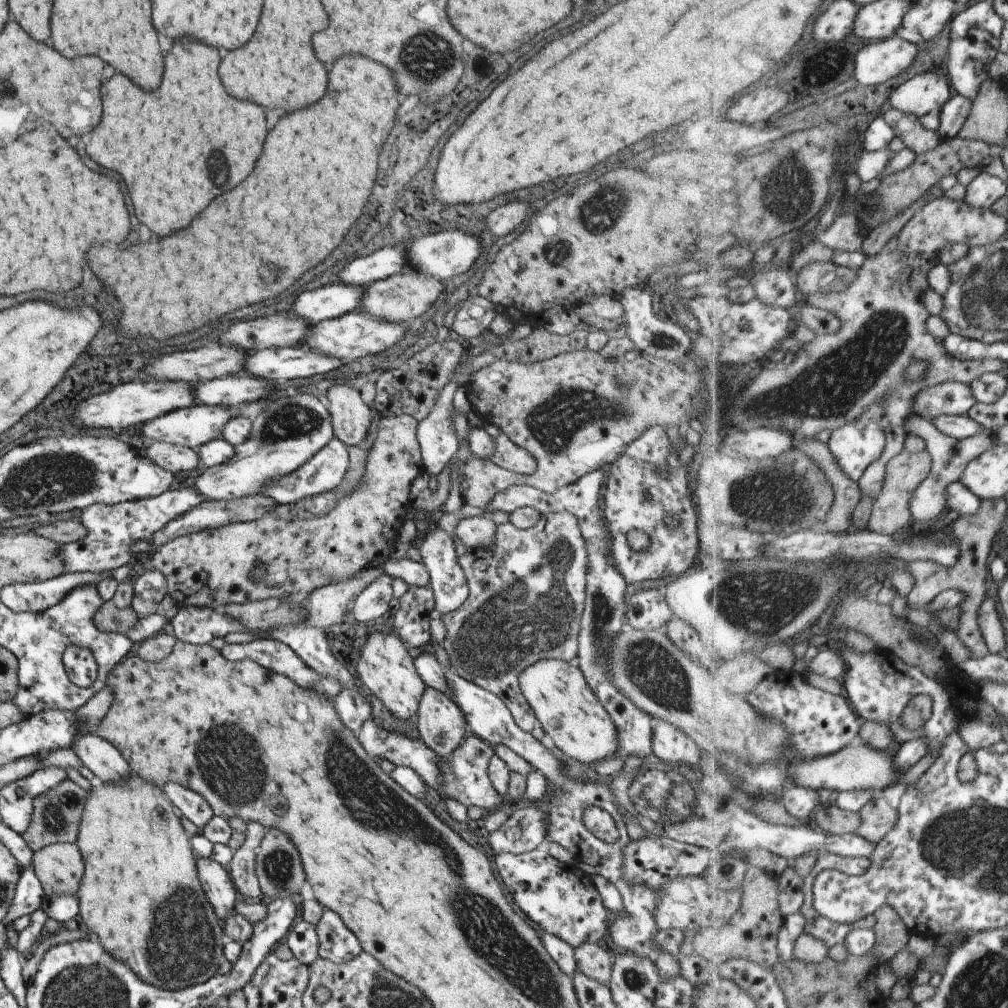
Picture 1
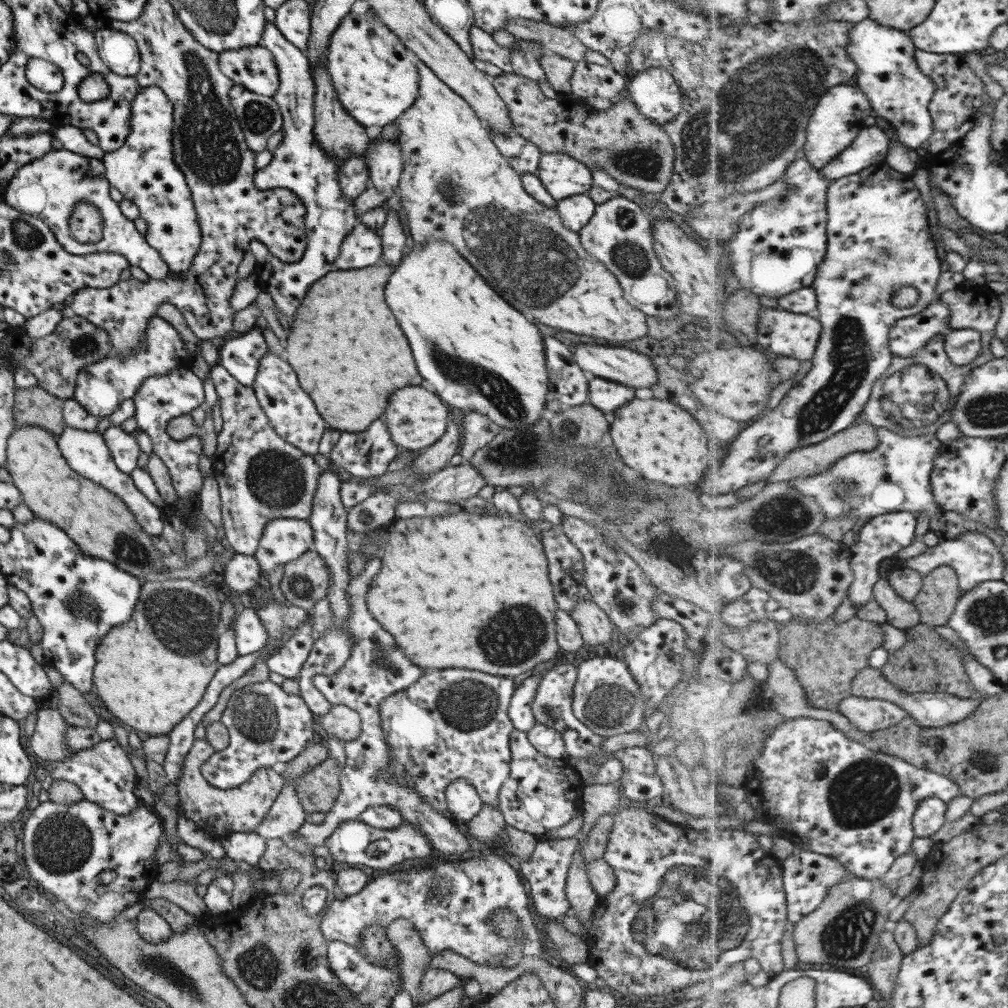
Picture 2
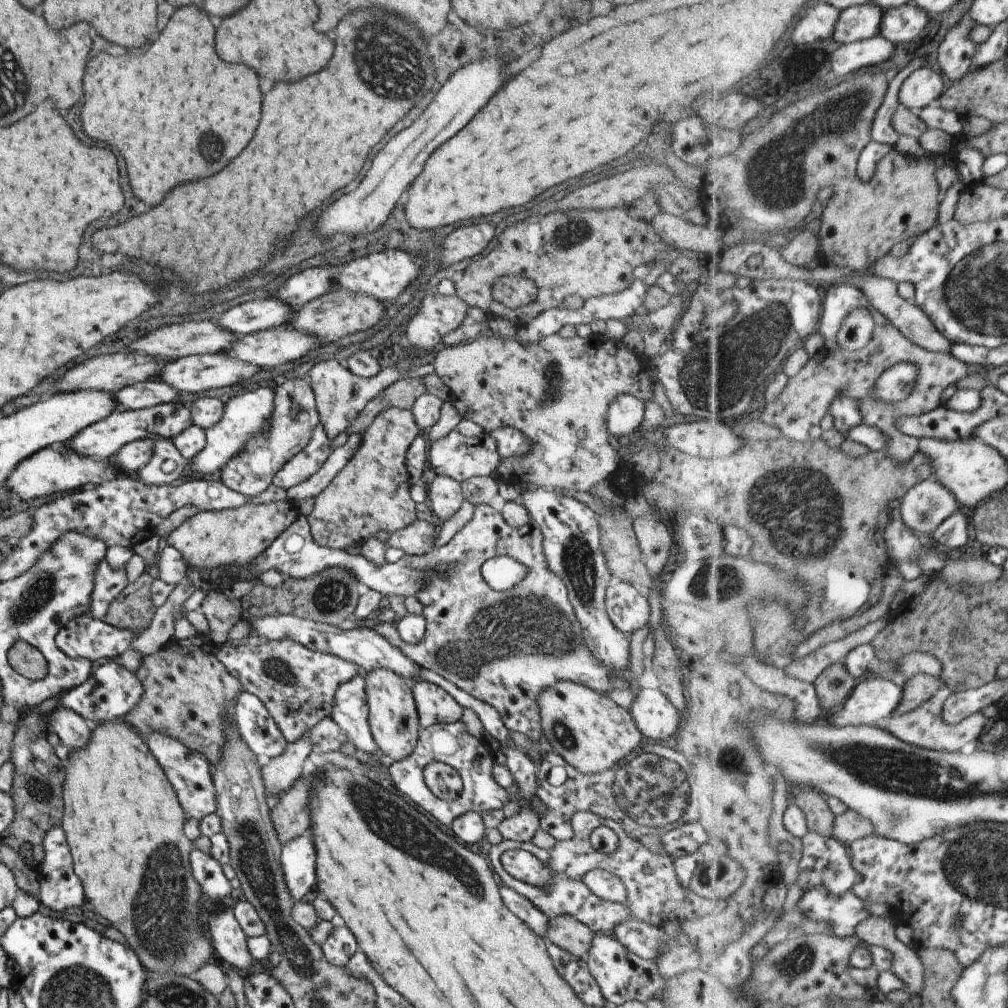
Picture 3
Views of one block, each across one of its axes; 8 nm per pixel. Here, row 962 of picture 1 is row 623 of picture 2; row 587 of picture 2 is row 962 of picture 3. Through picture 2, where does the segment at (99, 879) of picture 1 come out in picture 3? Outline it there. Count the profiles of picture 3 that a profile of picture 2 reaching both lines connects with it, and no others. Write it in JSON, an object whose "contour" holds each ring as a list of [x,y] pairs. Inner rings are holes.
{"contour":[[[116,720],[114,722],[102,722],[93,726],[92,738],[88,742],[88,746],[80,748],[80,750],[71,750],[69,752],[68,759],[64,761],[66,766],[66,778],[62,785],[63,792],[63,804],[64,804],[64,816],[62,817],[61,827],[64,829],[67,843],[72,853],[72,862],[74,874],[80,878],[82,886],[84,887],[84,894],[86,895],[86,902],[89,908],[94,913],[99,914],[103,918],[106,918],[114,928],[118,928],[128,944],[140,952],[140,962],[144,964],[144,968],[150,970],[156,970],[156,972],[166,972],[166,974],[179,974],[180,976],[189,977],[190,974],[200,970],[205,964],[215,963],[213,957],[214,948],[206,936],[206,928],[202,927],[199,923],[201,916],[201,908],[204,897],[204,891],[202,886],[194,878],[191,870],[191,863],[189,862],[189,856],[195,848],[192,840],[184,834],[184,821],[185,814],[178,800],[176,791],[172,788],[172,784],[168,782],[164,770],[156,758],[152,754],[147,741],[138,734],[132,726],[128,726],[126,722],[120,722]]]}

